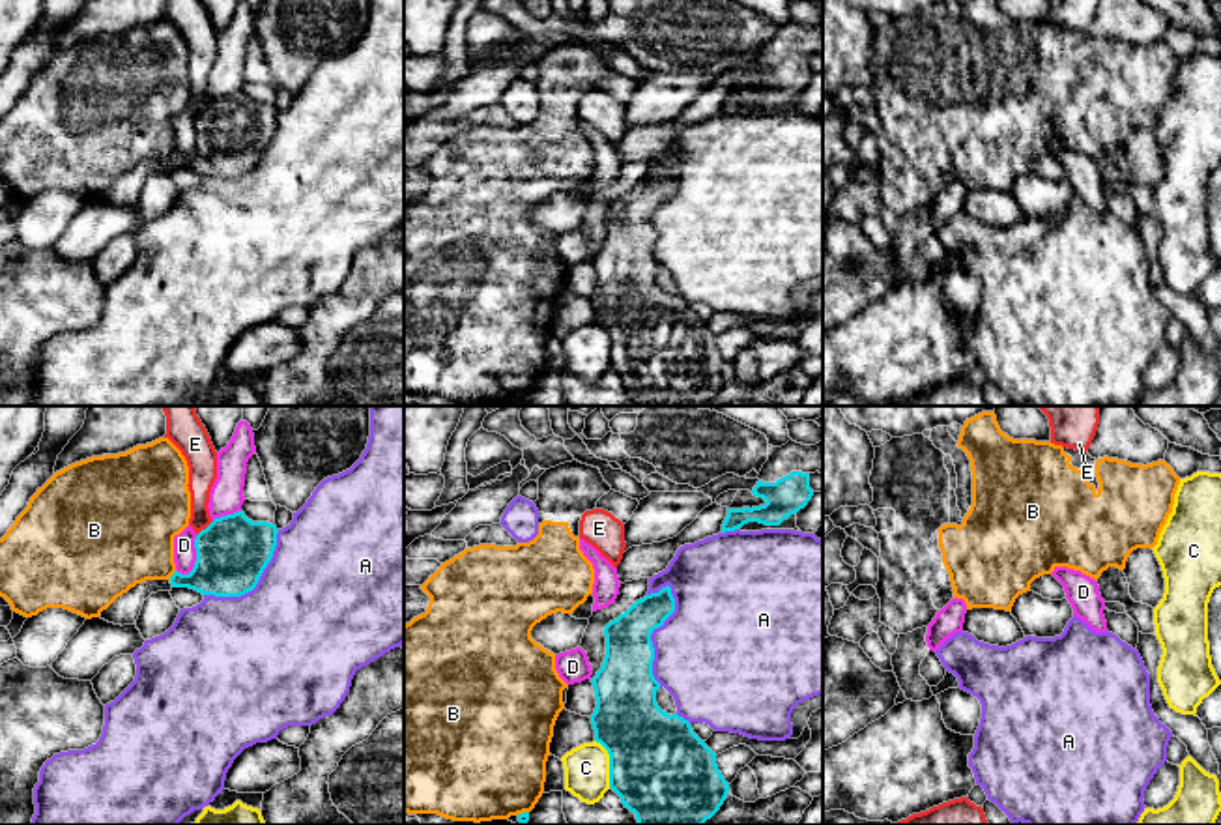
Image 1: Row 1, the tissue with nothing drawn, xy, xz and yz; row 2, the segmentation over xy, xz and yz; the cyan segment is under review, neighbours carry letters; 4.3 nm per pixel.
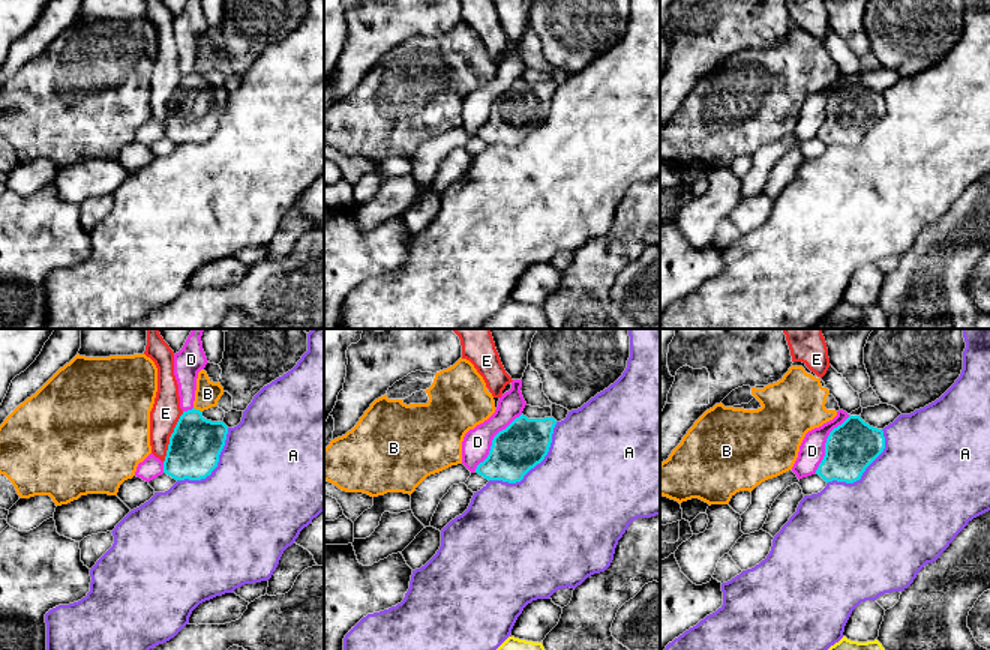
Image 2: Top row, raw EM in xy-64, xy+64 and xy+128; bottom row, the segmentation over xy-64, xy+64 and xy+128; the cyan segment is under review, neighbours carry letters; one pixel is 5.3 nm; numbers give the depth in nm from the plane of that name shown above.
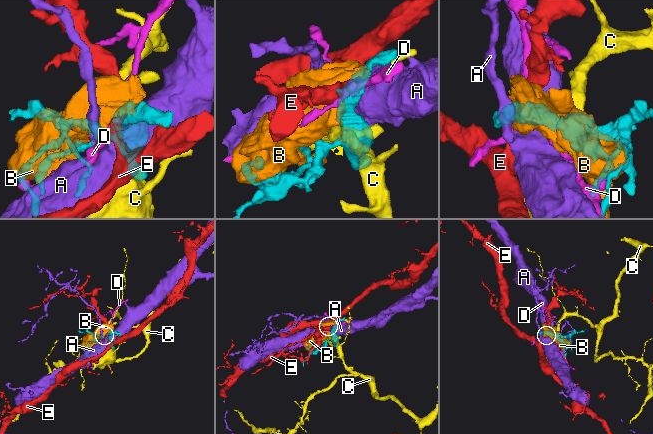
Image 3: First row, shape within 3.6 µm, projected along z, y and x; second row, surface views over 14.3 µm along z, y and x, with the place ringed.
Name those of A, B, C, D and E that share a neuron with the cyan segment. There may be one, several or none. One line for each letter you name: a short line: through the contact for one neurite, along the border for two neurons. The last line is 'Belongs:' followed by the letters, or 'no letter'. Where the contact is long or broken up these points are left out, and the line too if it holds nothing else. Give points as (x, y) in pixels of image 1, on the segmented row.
Belongs: no letter

